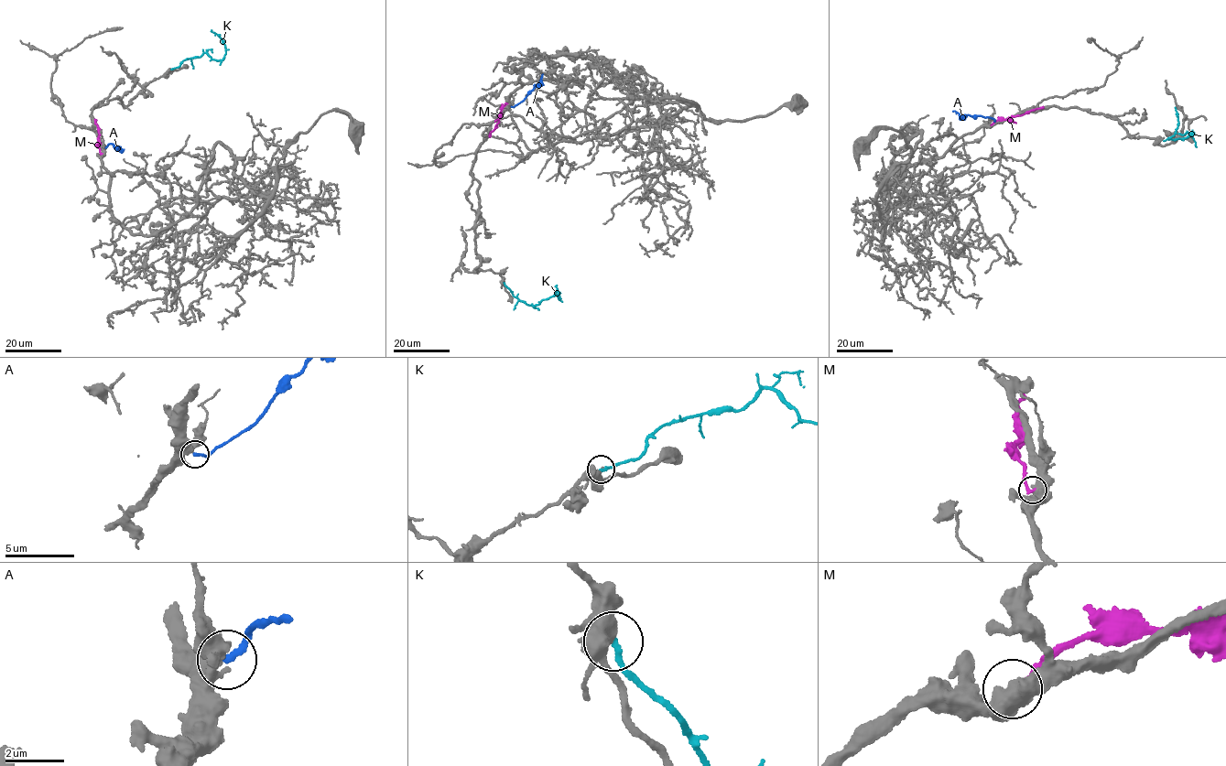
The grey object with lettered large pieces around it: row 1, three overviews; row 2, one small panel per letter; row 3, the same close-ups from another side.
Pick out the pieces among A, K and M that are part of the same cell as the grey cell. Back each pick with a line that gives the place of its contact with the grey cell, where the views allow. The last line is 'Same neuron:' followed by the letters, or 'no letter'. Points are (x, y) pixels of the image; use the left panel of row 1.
A: meets grey at (105, 147)
Same neuron: A

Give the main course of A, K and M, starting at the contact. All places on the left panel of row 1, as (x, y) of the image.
A: (105, 147), (113, 144), (120, 148), (117, 148)
K: (171, 69), (204, 53), (212, 59), (223, 59), (225, 53), (223, 42), (211, 30)
M: (101, 154), (95, 120)

